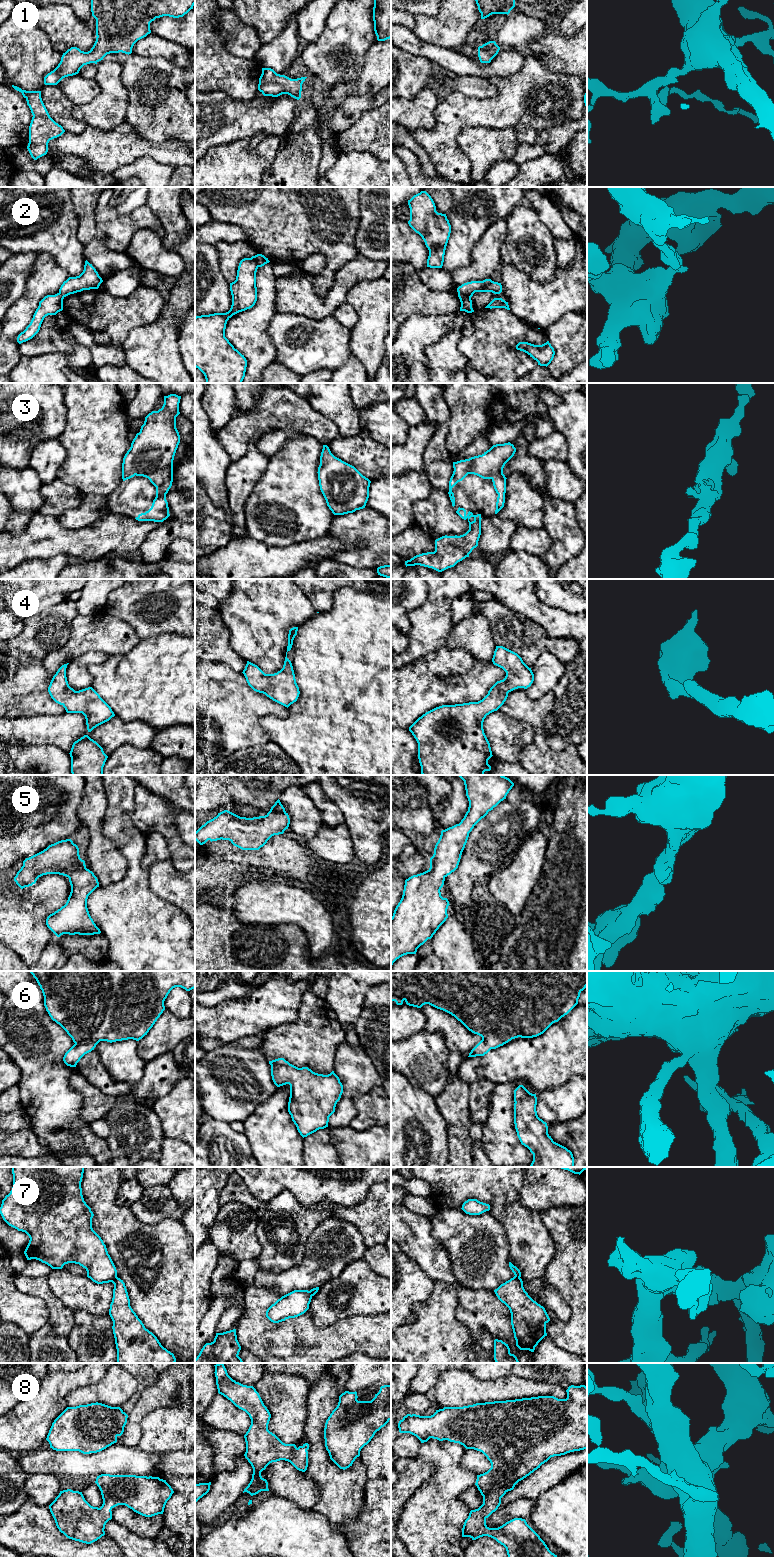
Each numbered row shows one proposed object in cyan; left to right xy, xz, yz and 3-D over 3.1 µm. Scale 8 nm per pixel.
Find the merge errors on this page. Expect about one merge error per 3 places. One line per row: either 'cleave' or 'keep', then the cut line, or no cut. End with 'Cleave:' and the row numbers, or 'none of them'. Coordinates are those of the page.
1: keep | no cut
2: cleave | yz (491, 280), (488, 285), (476, 291)
3: keep | no cut
4: keep | no cut
5: keep | no cut
6: keep | no cut
7: cleave | xy (116, 1276), (111, 1281)
8: keep | no cut
Cleave: 2, 7

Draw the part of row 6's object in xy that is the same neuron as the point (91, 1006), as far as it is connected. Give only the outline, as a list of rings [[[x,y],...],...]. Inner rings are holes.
[[[29,971],[36,979],[44,996],[44,1006],[53,1021],[59,1024],[75,1043],[64,1055],[63,1061],[67,1066],[76,1067],[80,1059],[94,1050],[100,1041],[116,1042],[133,1039],[139,1041],[153,1027],[157,1019],[165,1010],[164,1001],[170,991],[175,987],[181,987],[186,991],[195,988],[195,971]]]

